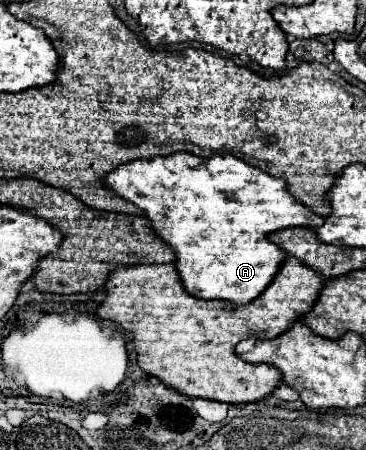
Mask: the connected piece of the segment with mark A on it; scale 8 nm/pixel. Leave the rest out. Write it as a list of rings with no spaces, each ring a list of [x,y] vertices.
[[[179,151],[165,157],[157,155],[151,159],[135,159],[107,173],[103,183],[145,213],[153,233],[173,249],[175,269],[185,291],[199,299],[225,299],[245,305],[247,301],[259,297],[273,281],[281,261],[285,259],[285,253],[273,245],[267,235],[285,227],[319,227],[323,223],[321,217],[293,199],[283,179],[275,179],[237,157],[229,157],[227,153],[197,157],[193,153]]]

